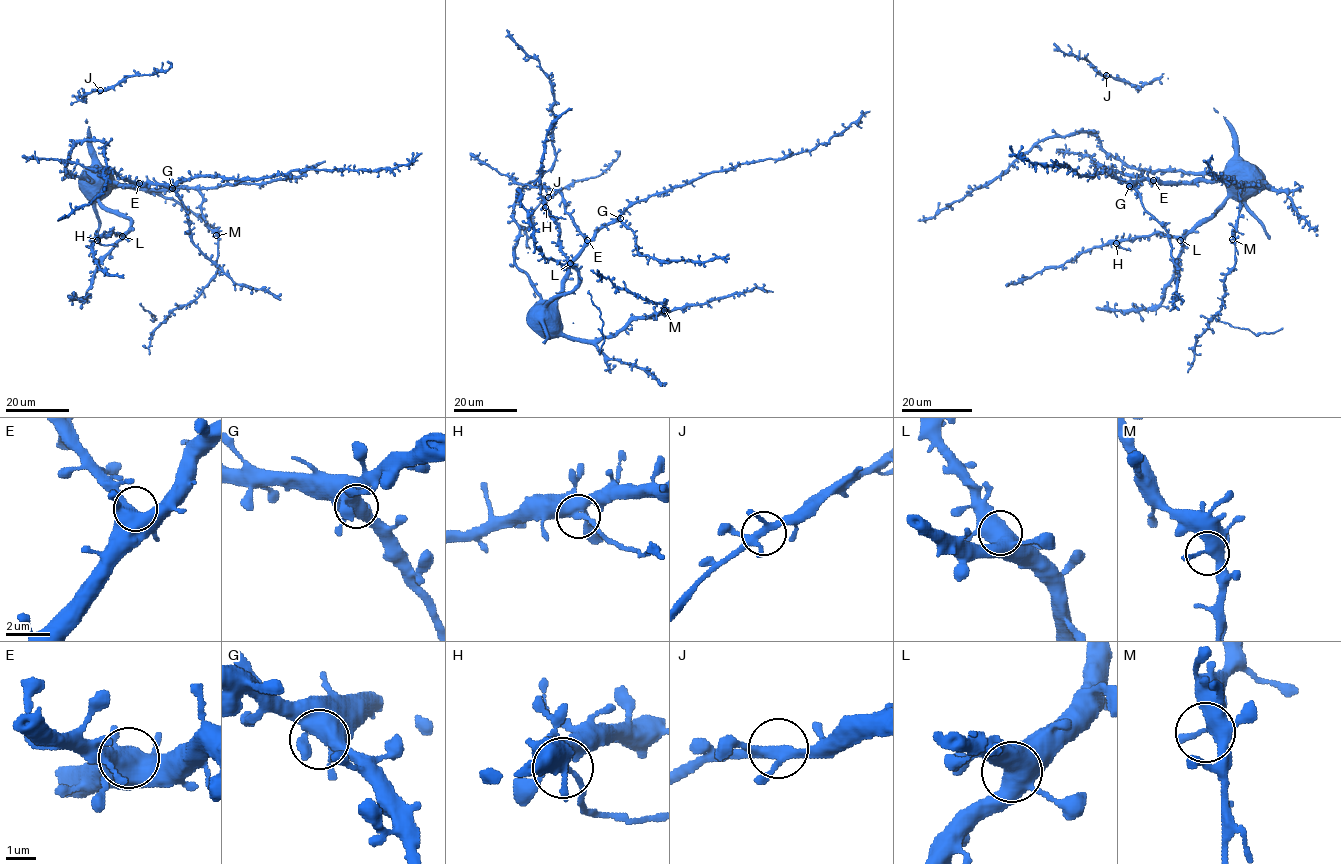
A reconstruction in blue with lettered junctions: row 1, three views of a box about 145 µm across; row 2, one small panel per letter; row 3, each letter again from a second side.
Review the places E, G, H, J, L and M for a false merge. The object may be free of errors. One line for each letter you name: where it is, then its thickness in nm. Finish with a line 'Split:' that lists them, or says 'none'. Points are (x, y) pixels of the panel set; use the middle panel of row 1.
H: place (545, 207); calibre 400 nm
Split: H

